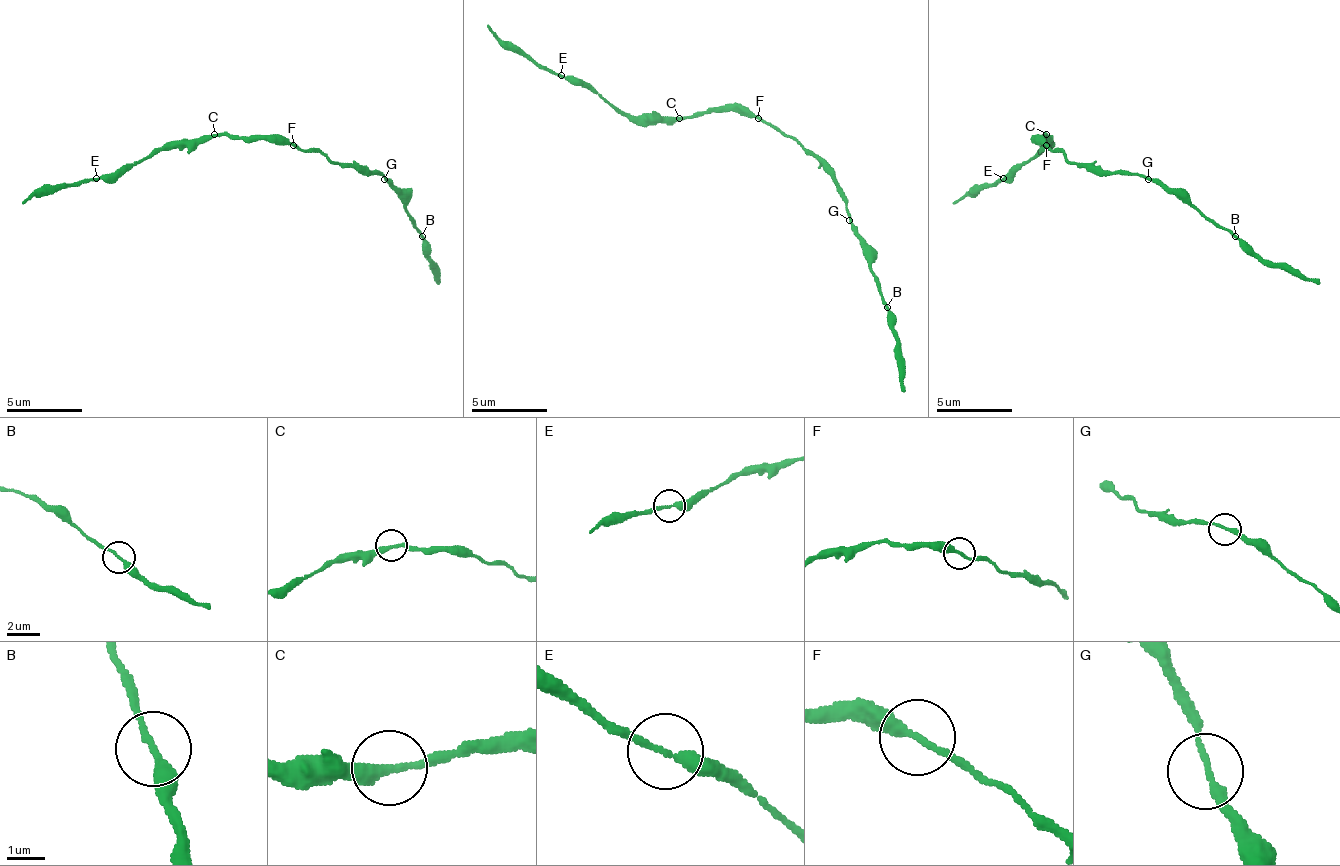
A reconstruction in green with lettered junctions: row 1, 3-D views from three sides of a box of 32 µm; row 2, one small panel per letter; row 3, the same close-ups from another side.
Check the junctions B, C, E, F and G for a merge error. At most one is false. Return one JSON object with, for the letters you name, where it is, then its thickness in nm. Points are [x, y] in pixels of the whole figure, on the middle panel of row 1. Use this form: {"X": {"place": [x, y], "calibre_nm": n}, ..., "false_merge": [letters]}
{"false_merge": []}

